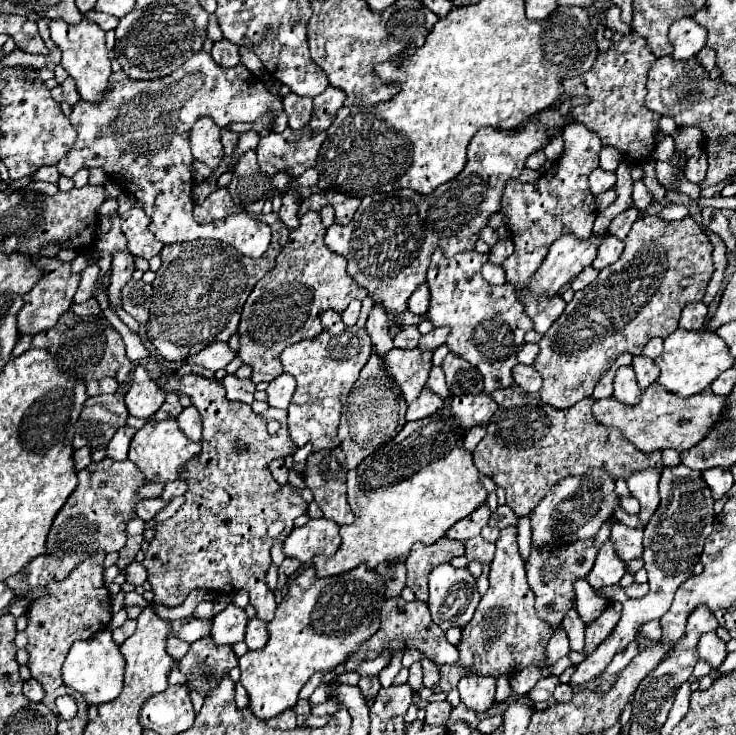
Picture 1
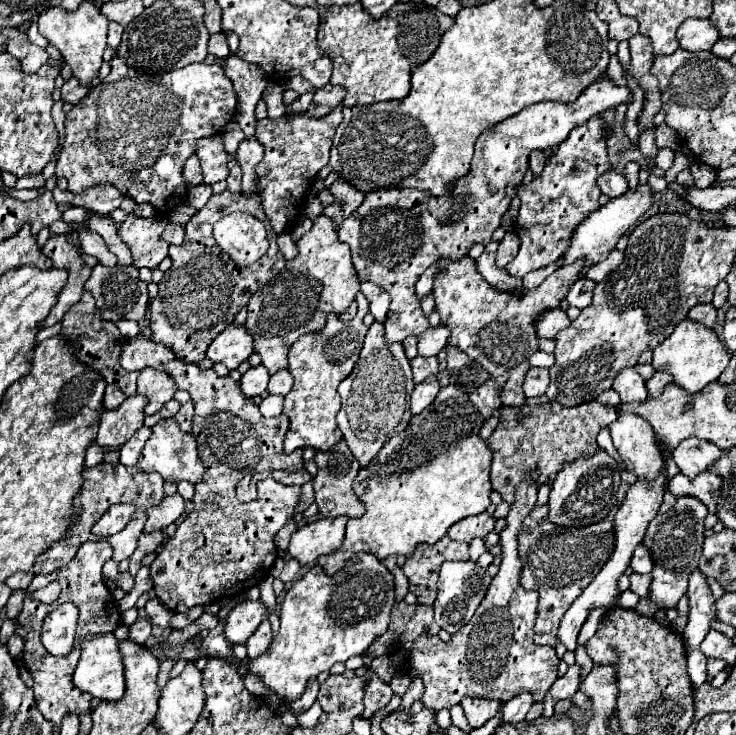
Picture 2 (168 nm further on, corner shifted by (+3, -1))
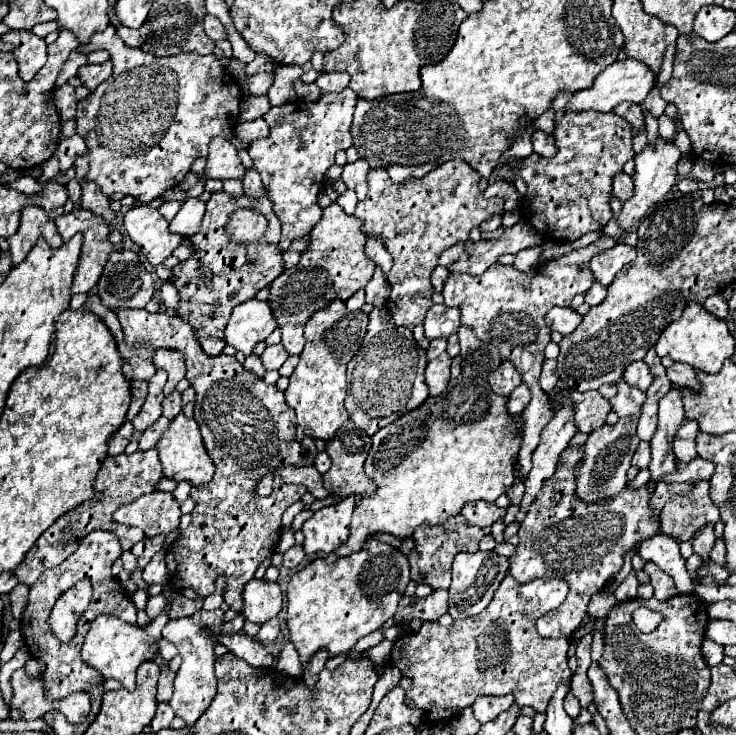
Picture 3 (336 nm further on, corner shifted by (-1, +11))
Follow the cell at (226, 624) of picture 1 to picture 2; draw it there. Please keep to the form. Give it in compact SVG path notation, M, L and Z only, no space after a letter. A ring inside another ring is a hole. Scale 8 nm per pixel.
M244 600L236 604L226 616L226 624L224 624L226 640L230 644L244 644L248 636L258 628L260 620L264 620L266 616L268 616L266 606L260 600L256 602Z

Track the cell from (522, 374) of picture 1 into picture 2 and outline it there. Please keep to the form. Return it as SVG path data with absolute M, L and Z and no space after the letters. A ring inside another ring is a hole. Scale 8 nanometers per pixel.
M530 368L524 380L526 396L540 396L548 388L548 368Z

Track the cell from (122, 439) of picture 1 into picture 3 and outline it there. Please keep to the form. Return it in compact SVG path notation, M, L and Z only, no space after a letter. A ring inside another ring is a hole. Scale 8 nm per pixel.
M160 416L160 420L156 424L152 424L148 430L142 432L142 436L138 440L140 442L140 450L154 448L156 442L162 438L162 434L168 430L168 426L170 426L170 420L166 416Z

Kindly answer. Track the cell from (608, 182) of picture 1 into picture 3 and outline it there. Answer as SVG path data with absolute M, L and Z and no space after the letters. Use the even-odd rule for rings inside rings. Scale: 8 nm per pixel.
M620 172L616 178L614 178L614 196L620 200L620 202L626 202L634 196L634 180L632 176Z

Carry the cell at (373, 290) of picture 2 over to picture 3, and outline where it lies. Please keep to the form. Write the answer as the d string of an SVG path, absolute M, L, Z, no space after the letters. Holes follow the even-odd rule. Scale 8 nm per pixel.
M374 236L368 238L368 242L366 242L366 256L370 260L374 260L376 266L380 266L384 270L384 274L390 272L392 256L390 256L390 252L386 250L386 246L384 246L384 242L380 238L374 238Z

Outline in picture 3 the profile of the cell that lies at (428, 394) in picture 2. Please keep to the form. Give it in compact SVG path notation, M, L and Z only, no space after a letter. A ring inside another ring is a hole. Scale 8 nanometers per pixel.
M442 352L436 360L430 360L426 366L426 382L430 386L430 396L438 396L446 390L448 380L450 380L450 362L452 358L448 352Z

